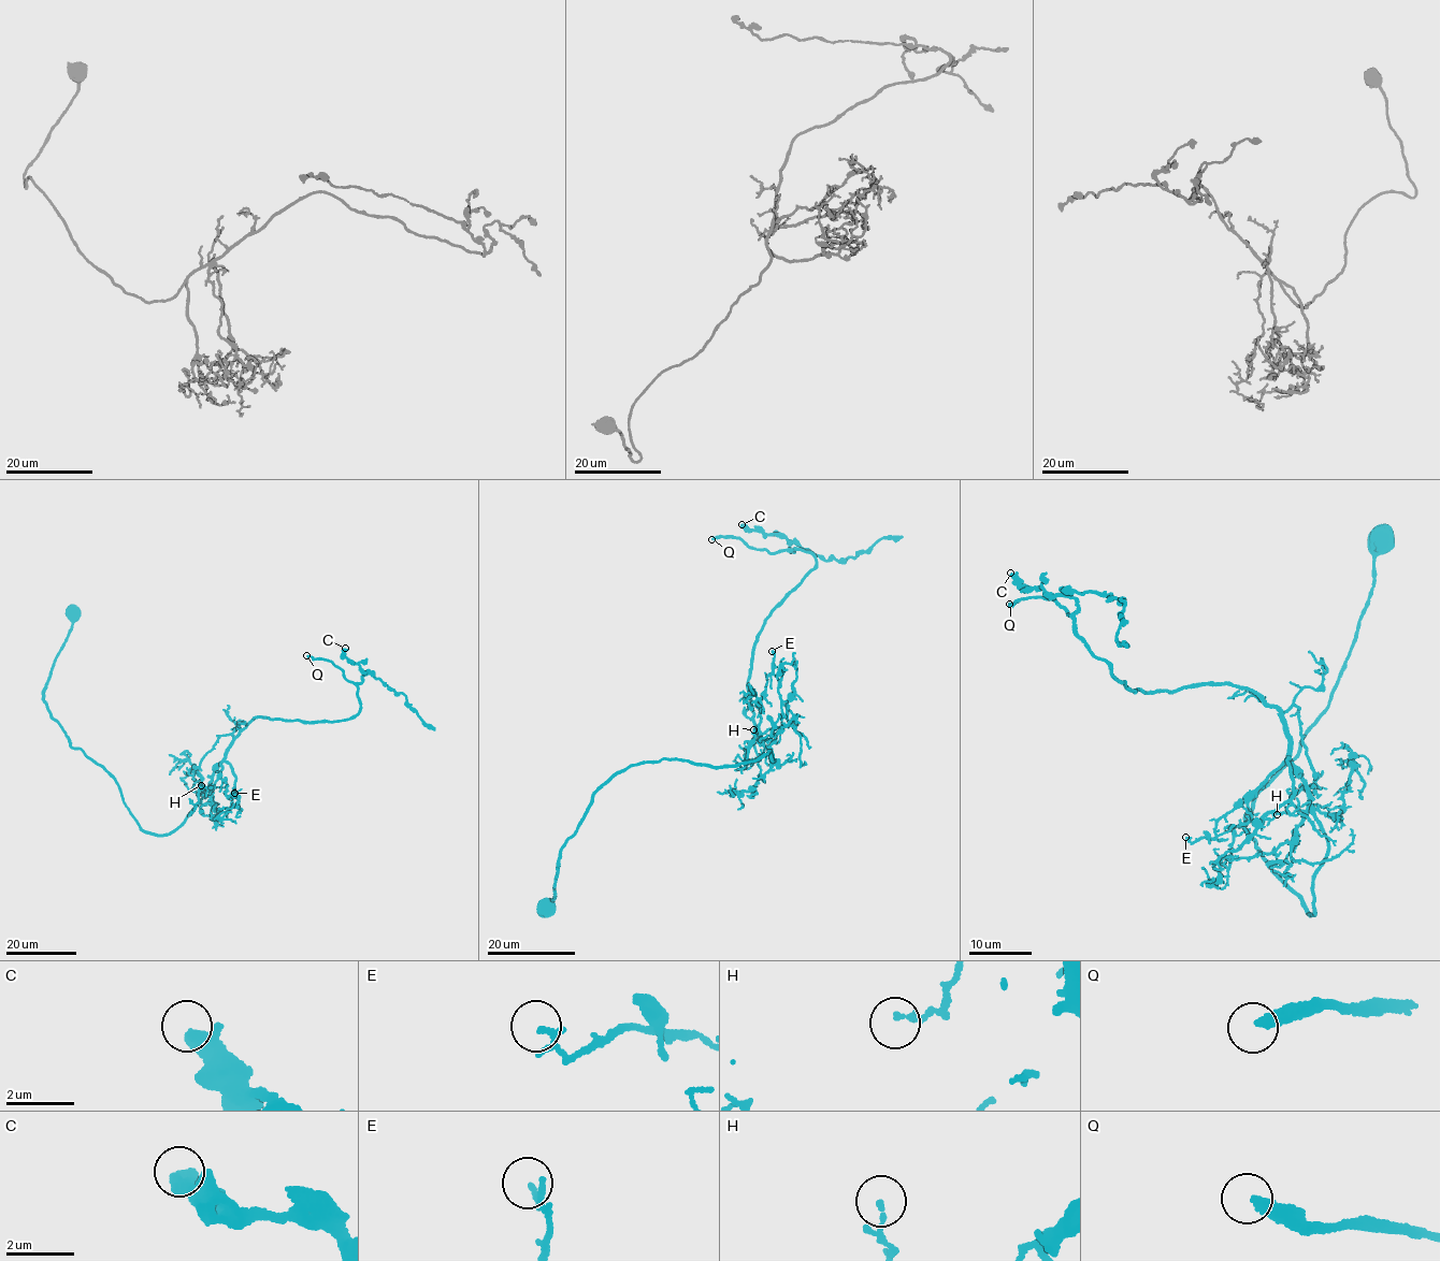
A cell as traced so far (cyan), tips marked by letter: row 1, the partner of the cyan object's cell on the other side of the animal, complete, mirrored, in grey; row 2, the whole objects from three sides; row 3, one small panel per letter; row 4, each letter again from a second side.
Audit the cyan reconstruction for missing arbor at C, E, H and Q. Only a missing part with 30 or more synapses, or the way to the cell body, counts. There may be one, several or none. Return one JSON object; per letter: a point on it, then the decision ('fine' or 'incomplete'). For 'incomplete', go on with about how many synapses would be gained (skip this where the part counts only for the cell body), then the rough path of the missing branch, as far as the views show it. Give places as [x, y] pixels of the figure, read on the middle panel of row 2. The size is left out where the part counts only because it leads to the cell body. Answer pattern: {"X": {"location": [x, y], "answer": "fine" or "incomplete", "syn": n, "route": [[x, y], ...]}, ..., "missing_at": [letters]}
{"C": {"location": [742, 524], "answer": "fine"}, "E": {"location": [772, 651], "answer": "fine"}, "H": {"location": [753, 729], "answer": "fine"}, "Q": {"location": [711, 539], "answer": "incomplete", "syn": 30, "route": [[711, 539], [667, 534], [632, 520], [596, 511], [592, 507]]}, "missing_at": ["Q"]}

